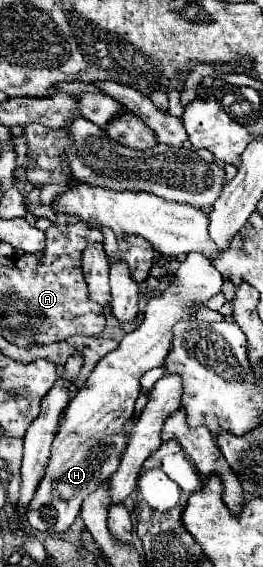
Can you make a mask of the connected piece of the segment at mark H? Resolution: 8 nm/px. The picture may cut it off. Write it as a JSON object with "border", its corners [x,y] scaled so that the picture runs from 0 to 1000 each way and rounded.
{"border":[[[711,450],[650,506],[620,520],[567,531],[544,570],[460,598],[437,623],[414,623],[392,637],[376,637],[316,690],[300,690],[300,697],[262,707],[224,743],[224,760],[194,788],[194,810],[171,841],[148,852],[148,866],[118,884],[118,894],[95,905],[118,933],[156,940],[255,937],[300,908],[316,880],[445,831],[483,781],[468,753],[506,743],[506,718],[529,700],[536,661],[620,644],[635,619],[650,616],[650,577],[696,563],[726,563],[726,552],[825,520],[840,503],[840,481],[779,450]]]}

